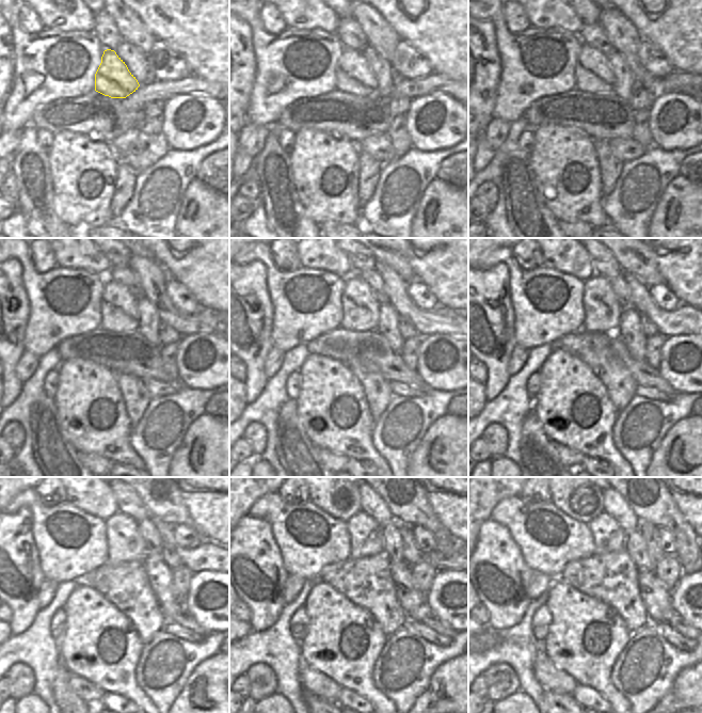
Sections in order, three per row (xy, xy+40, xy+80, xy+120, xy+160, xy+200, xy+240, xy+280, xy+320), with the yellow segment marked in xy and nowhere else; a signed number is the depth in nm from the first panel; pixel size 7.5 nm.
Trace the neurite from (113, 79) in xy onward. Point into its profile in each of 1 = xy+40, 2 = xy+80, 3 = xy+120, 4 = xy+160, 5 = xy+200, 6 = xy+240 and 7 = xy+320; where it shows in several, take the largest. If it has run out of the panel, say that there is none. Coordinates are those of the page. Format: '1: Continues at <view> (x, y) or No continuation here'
1: Continues at xy+40 (353, 75)
2: Continues at xy+80 (592, 73)
3: Continues at xy+120 (120, 313)
4: Continues at xy+160 (360, 309)
5: Continues at xy+200 (602, 311)
6: Continues at xy+240 (125, 543)
7: Continues at xy+320 (608, 536).

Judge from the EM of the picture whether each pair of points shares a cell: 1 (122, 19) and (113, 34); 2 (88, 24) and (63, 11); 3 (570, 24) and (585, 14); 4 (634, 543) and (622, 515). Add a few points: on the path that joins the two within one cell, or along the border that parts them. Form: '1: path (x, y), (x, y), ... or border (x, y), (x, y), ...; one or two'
1: border (104, 11), (113, 20), (120, 34), (125, 40); two
2: path (81, 18), (69, 12); one
3: border (574, 11), (584, 22); two
4: border (638, 528), (626, 534); two

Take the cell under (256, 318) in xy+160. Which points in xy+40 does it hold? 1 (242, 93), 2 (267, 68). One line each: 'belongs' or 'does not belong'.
1: belongs
2: does not belong

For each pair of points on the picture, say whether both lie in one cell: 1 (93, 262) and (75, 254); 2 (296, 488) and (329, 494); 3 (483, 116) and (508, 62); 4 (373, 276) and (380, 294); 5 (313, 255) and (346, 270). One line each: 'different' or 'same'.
1: same
2: different
3: different
4: same
5: same

